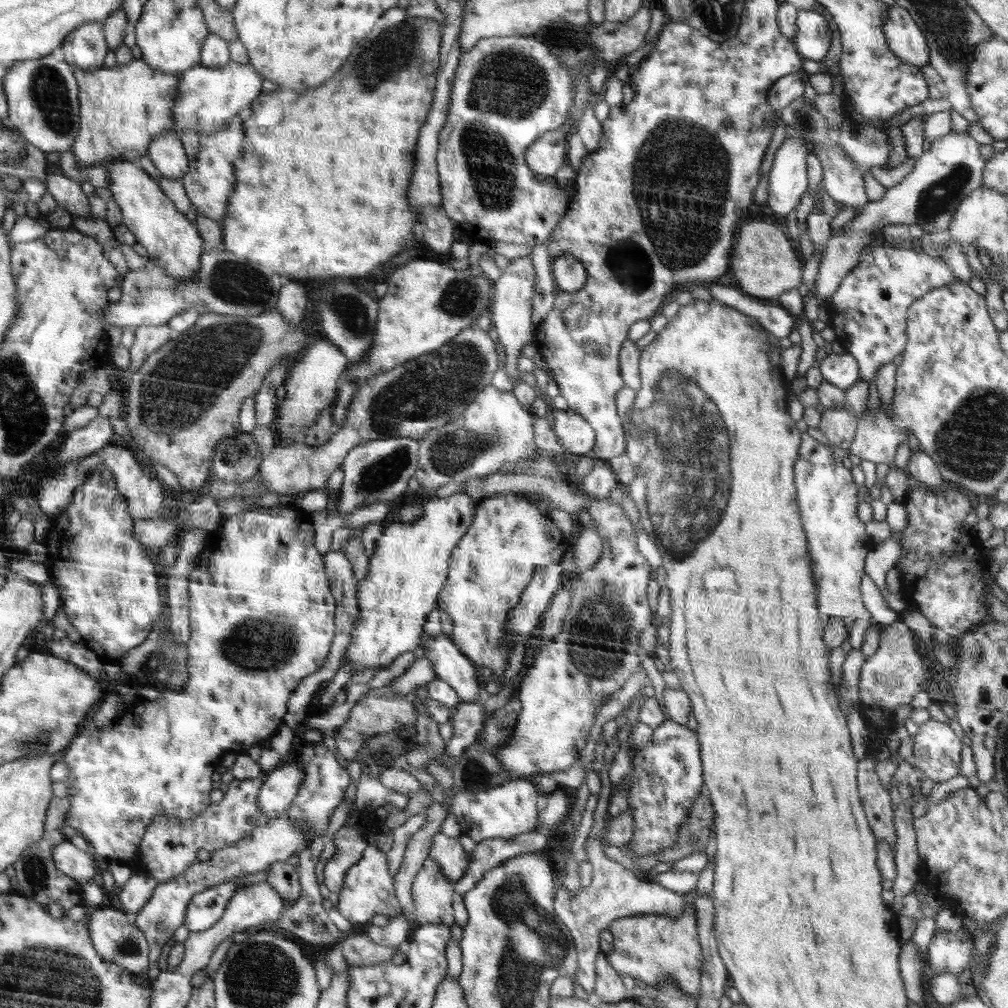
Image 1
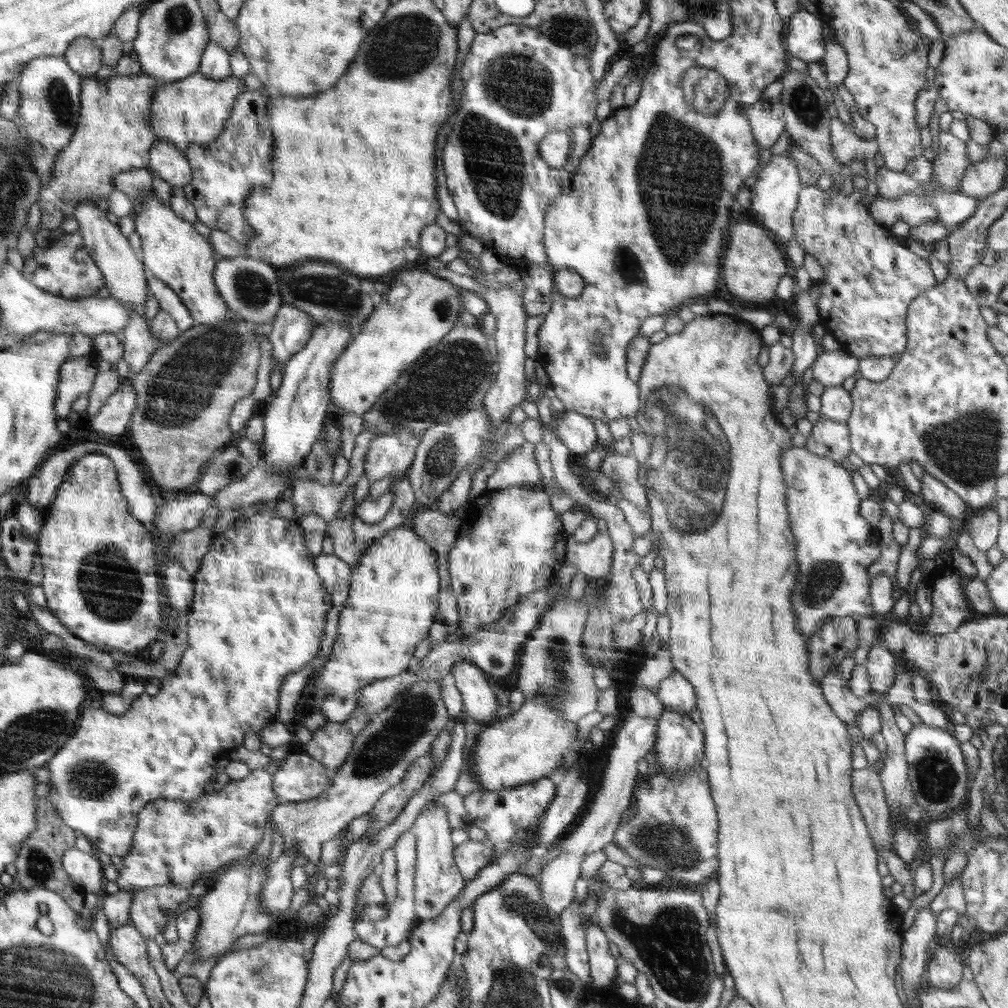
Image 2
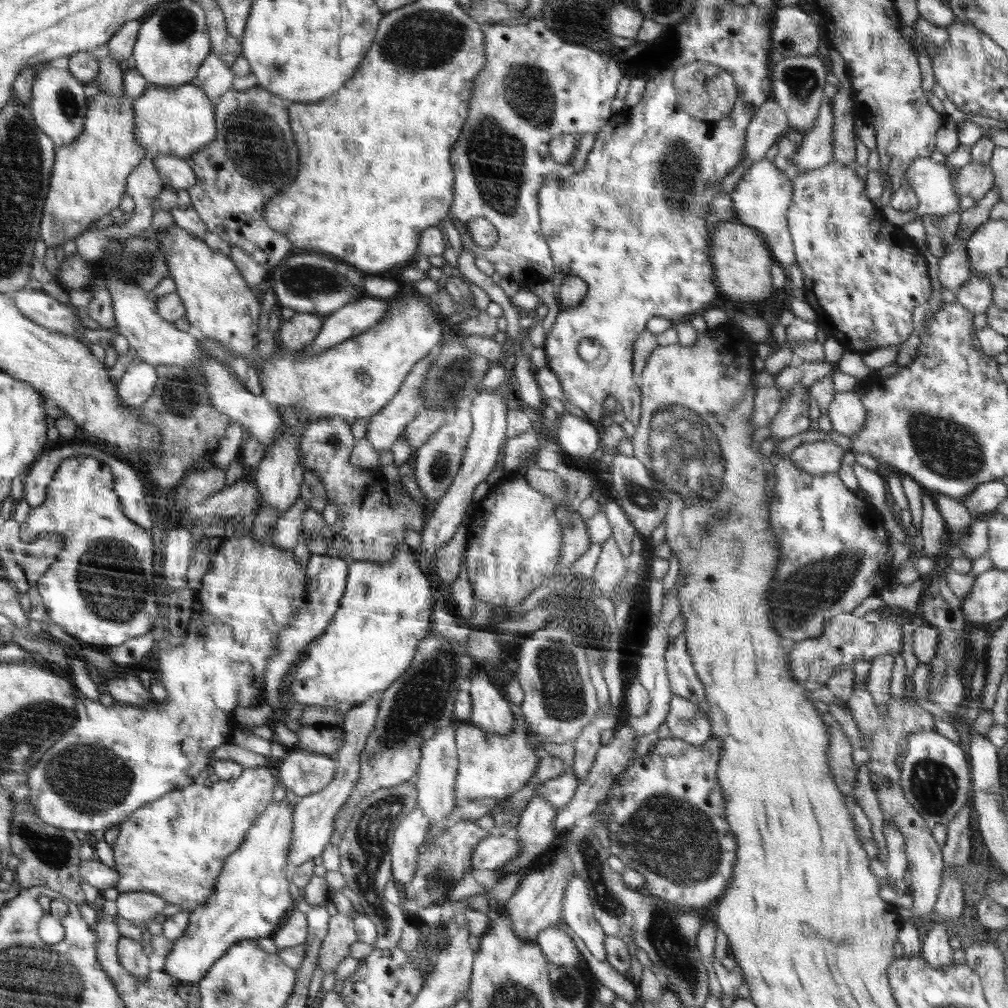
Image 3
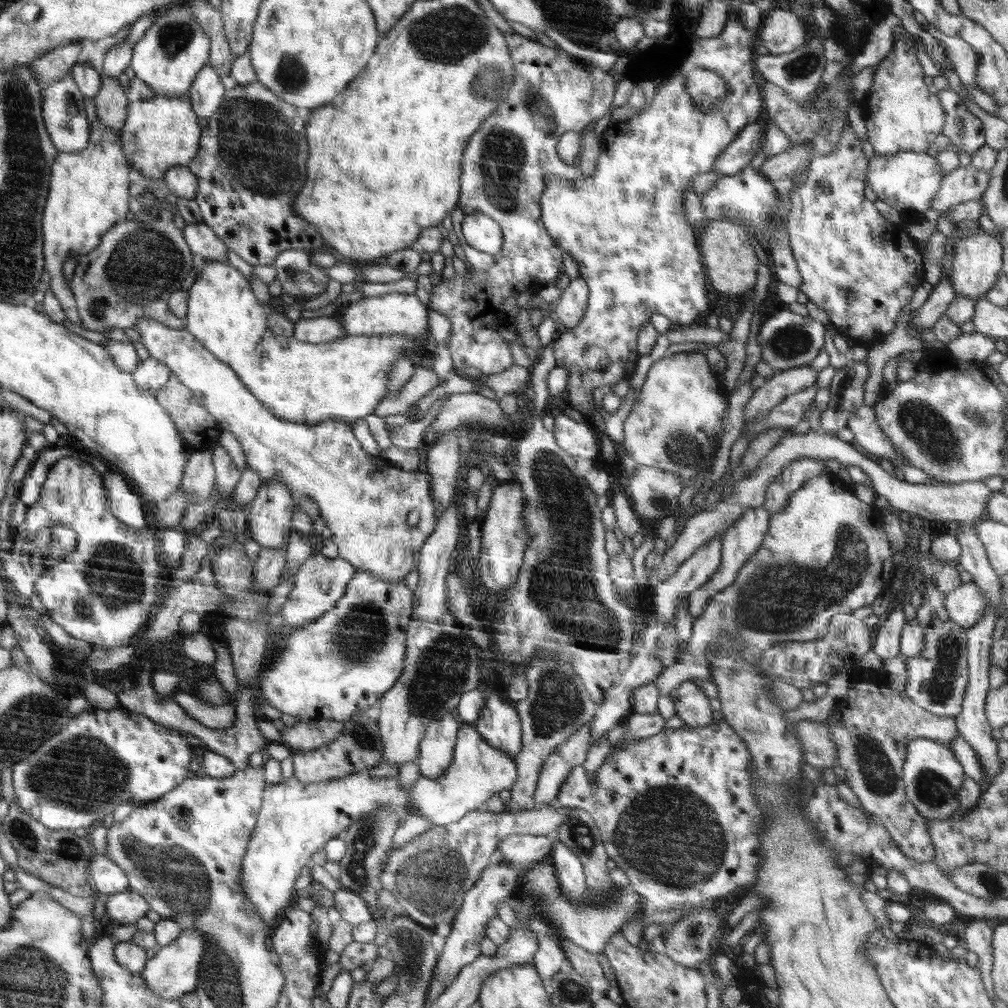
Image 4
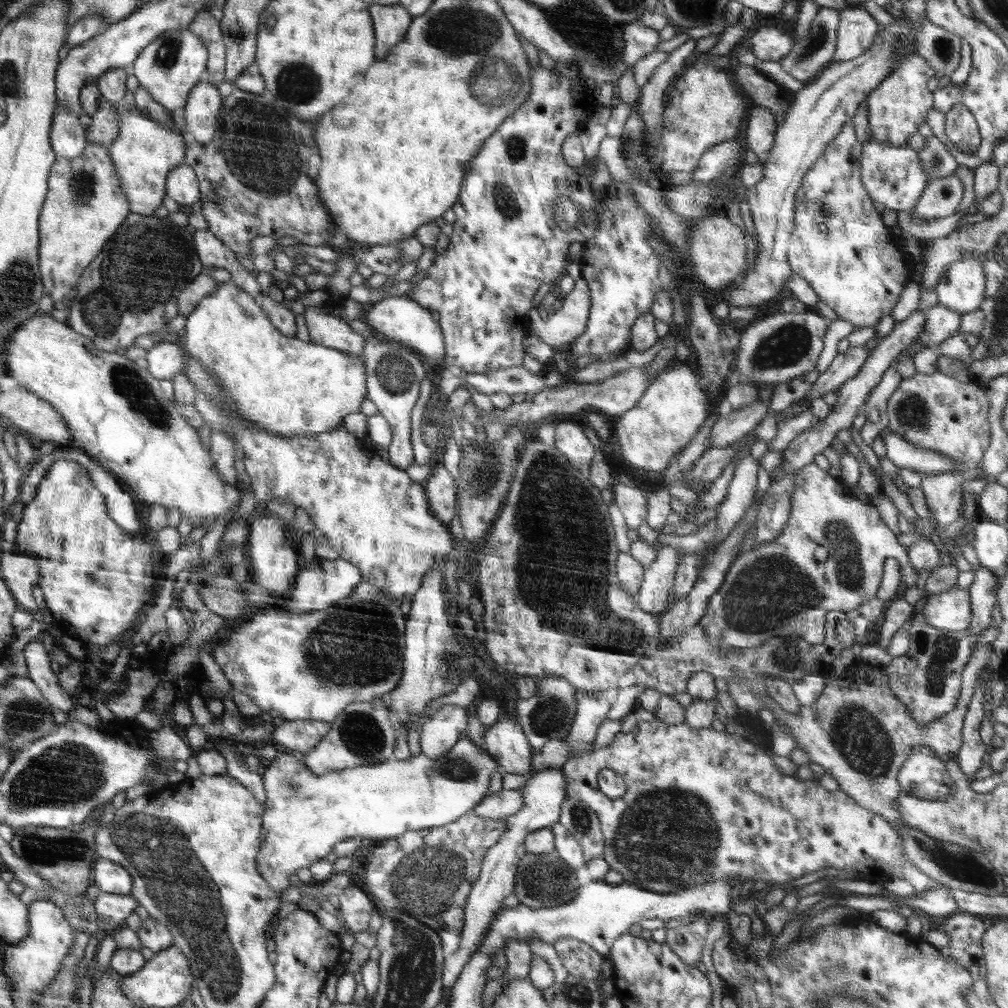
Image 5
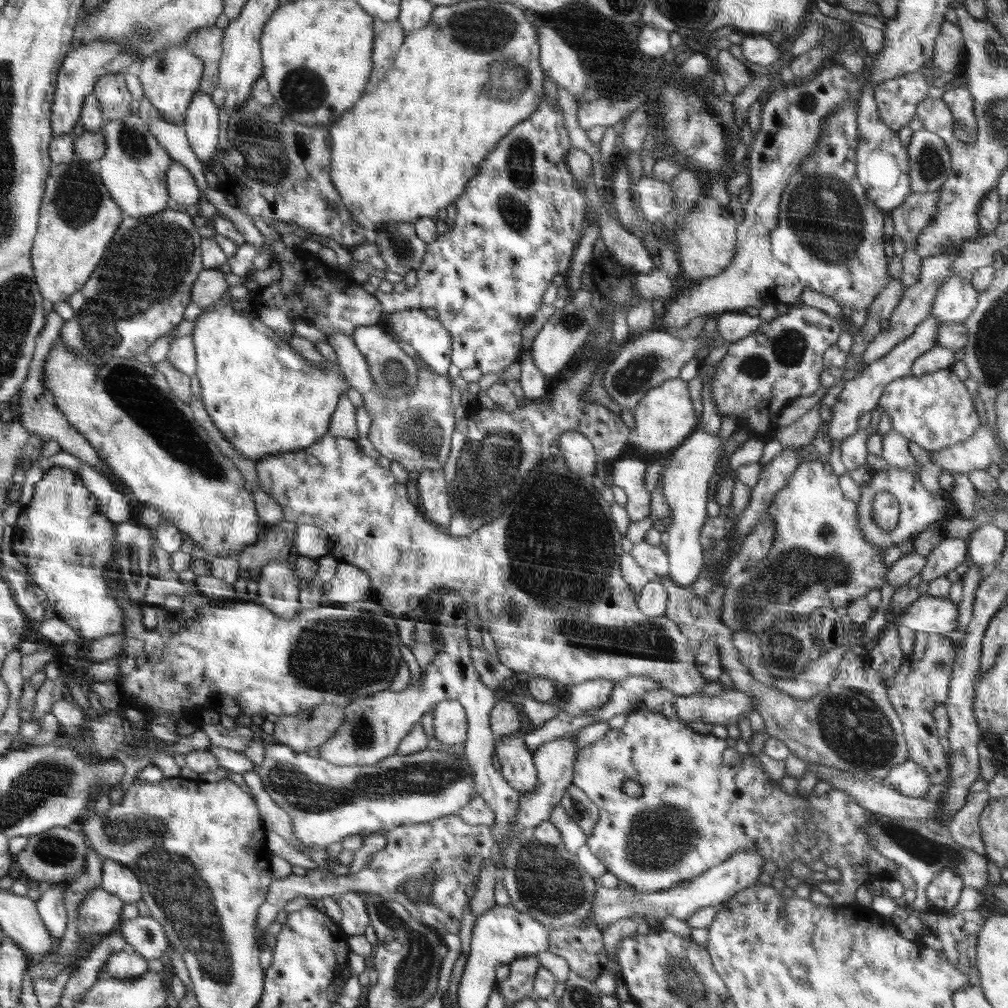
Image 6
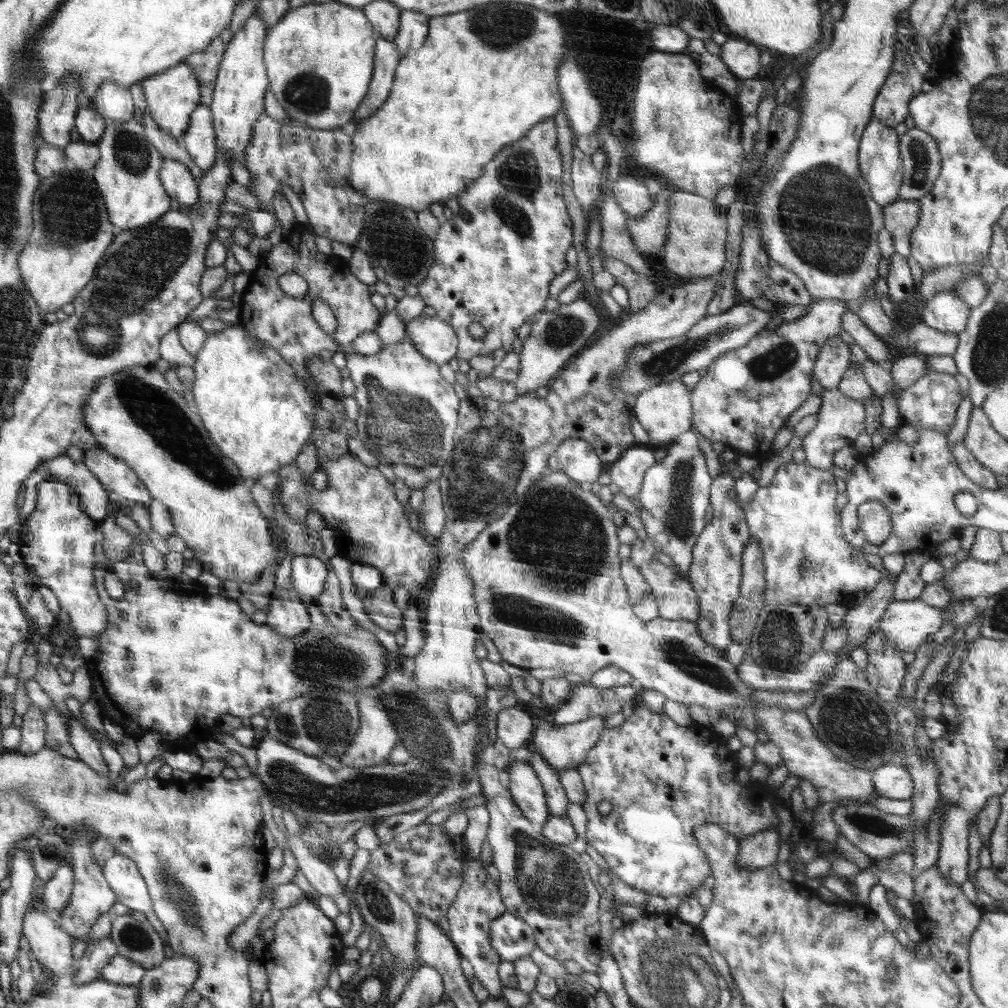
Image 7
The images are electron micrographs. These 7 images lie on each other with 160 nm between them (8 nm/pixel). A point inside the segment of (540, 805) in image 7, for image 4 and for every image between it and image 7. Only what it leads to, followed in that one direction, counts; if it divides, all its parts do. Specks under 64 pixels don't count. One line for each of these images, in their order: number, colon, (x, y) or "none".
4: (499, 725)
5: (505, 741)
6: (518, 767)

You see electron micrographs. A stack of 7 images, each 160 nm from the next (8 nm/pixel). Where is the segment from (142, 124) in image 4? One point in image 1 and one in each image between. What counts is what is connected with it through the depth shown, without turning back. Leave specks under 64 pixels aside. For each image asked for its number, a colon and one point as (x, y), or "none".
1: (205, 95)
2: (194, 110)
3: (180, 120)

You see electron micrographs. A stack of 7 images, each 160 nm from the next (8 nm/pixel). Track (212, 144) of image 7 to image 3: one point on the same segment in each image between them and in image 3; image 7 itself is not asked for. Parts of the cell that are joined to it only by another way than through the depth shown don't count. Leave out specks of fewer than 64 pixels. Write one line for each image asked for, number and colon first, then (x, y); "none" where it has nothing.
3: (215, 76)
4: (207, 93)
5: (203, 104)
6: (201, 124)

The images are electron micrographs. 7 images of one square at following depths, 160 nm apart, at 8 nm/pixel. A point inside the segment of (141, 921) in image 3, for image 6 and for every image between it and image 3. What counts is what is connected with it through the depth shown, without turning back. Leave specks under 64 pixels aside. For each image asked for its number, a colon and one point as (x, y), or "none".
4: (121, 908)
5: (111, 910)
6: (100, 912)

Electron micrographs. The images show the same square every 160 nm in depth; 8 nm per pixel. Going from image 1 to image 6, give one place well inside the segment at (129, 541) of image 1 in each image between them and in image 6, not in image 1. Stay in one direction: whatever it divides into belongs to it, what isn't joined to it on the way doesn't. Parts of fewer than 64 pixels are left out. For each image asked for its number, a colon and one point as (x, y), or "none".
2: (100, 581)
3: (100, 590)
4: (102, 593)
5: (95, 576)
6: (64, 539)

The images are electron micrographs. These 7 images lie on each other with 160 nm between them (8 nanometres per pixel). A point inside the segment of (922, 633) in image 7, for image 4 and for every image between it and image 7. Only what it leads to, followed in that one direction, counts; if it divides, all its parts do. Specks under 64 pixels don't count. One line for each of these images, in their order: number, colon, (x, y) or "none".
4: (965, 605)
5: (950, 610)
6: (929, 614)

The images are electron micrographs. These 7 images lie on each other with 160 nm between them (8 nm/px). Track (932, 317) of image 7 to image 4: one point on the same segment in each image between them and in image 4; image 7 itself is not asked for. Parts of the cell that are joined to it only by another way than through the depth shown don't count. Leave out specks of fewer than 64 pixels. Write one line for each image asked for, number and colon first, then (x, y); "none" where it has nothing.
4: (977, 261)
5: (963, 288)
6: (956, 299)

